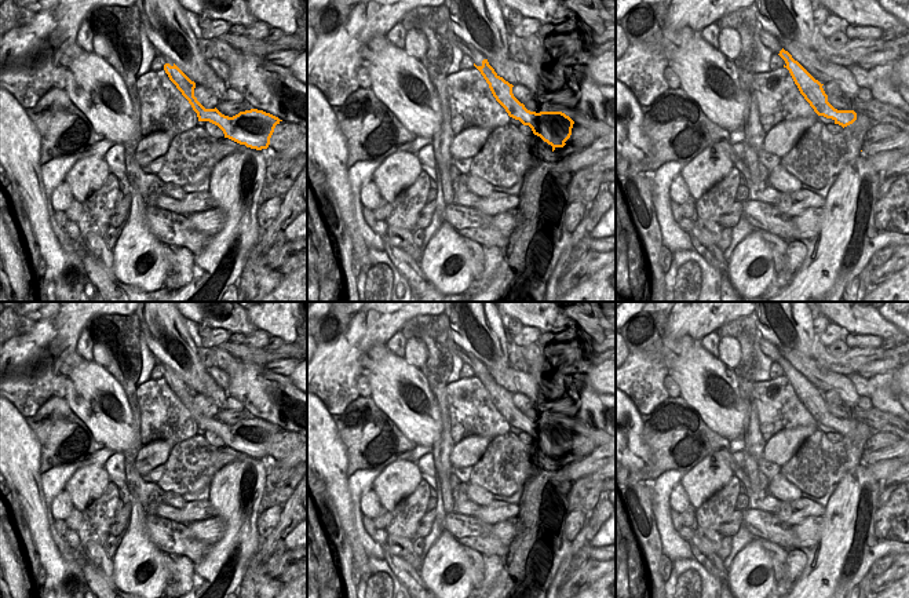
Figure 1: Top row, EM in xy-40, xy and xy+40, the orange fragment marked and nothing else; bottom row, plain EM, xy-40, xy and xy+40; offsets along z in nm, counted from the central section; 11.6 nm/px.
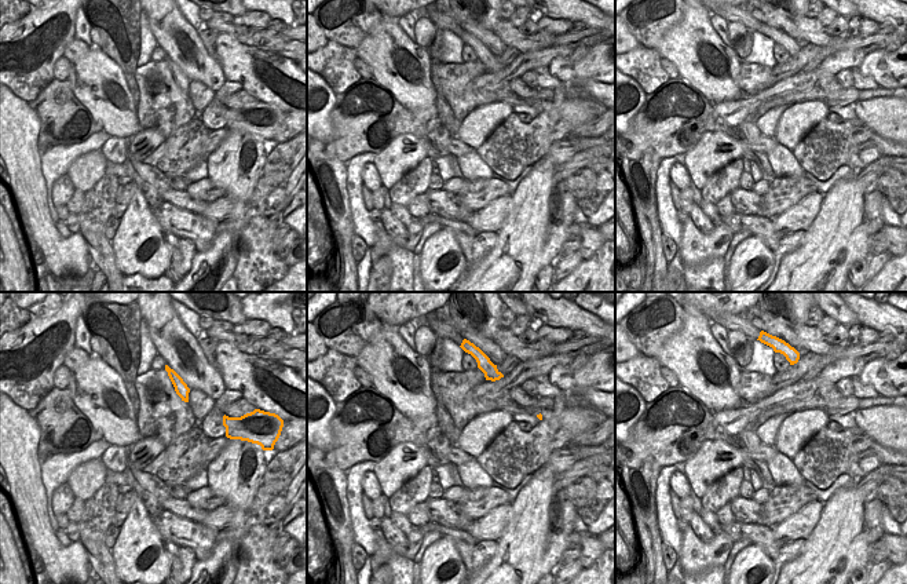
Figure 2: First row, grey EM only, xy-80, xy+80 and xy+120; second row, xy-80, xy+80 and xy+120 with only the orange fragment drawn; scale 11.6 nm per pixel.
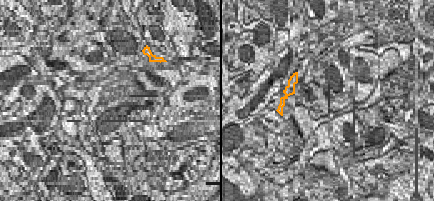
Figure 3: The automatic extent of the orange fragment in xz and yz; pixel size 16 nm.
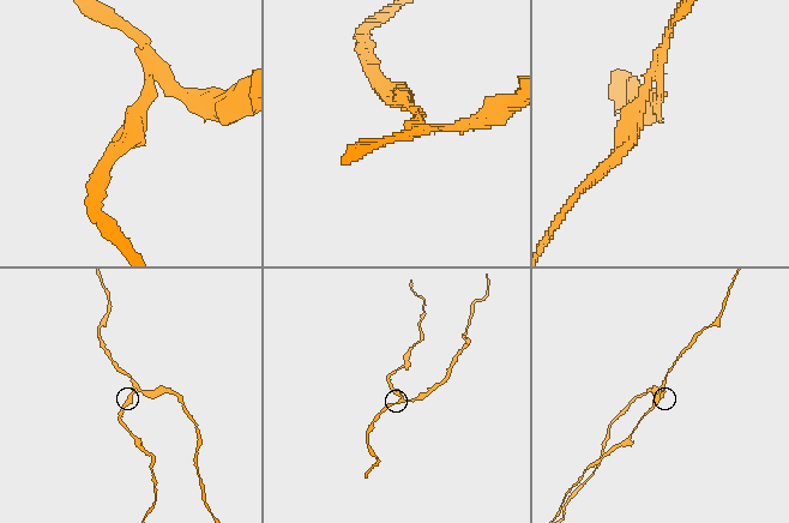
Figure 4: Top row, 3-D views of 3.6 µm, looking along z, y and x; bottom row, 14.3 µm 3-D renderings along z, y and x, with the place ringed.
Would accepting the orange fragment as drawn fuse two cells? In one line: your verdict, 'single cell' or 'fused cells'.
fused cells

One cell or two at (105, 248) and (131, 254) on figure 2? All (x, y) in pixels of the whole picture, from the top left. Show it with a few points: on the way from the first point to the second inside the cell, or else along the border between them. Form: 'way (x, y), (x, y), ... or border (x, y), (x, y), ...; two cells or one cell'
border (110, 241), (114, 265), (123, 276); two cells

